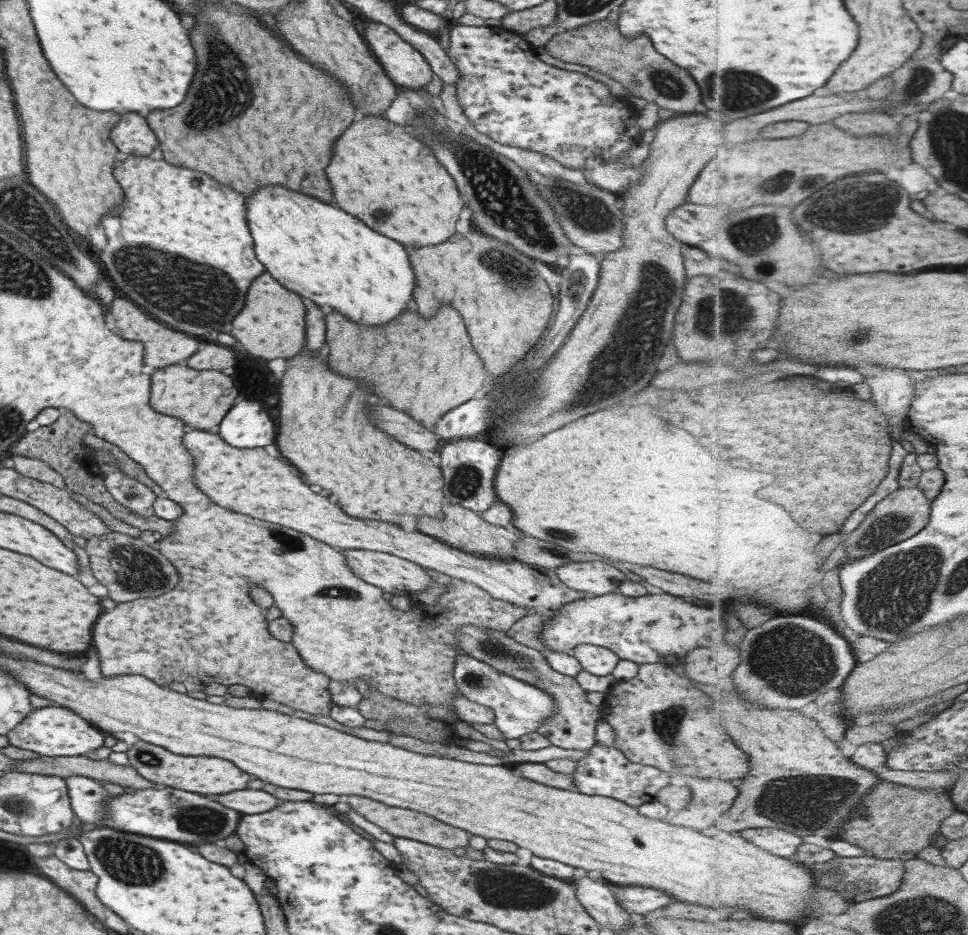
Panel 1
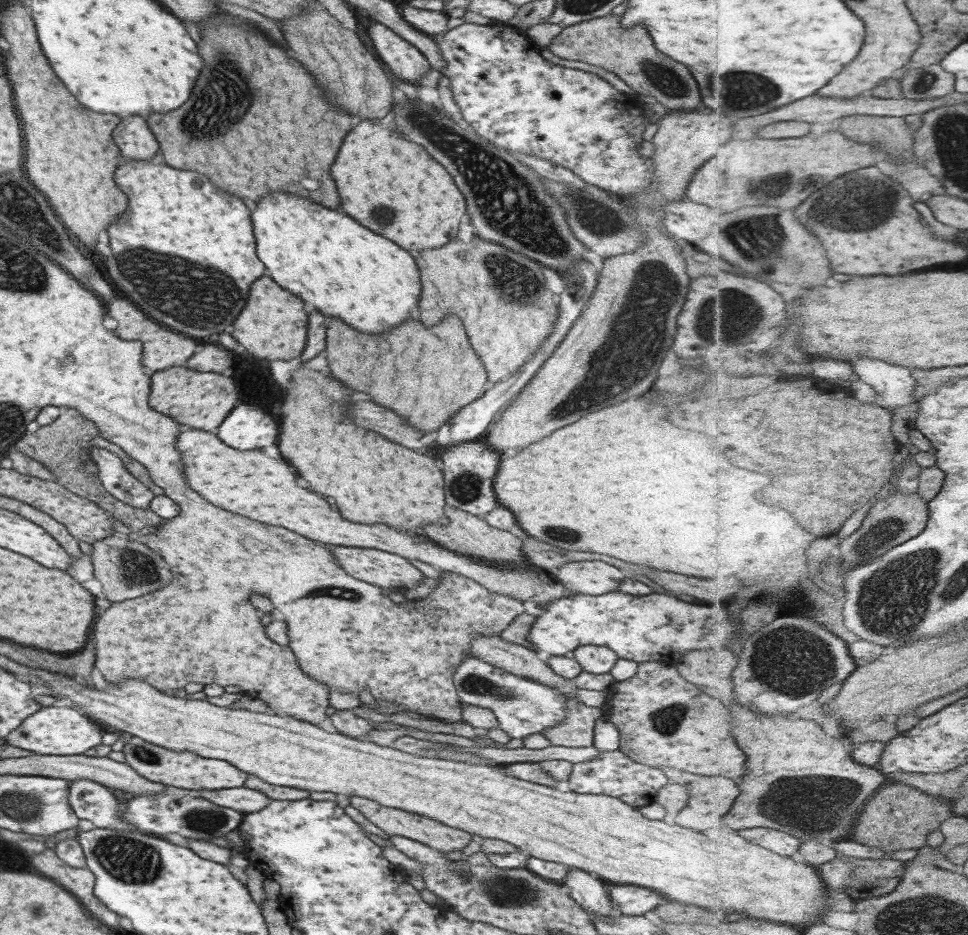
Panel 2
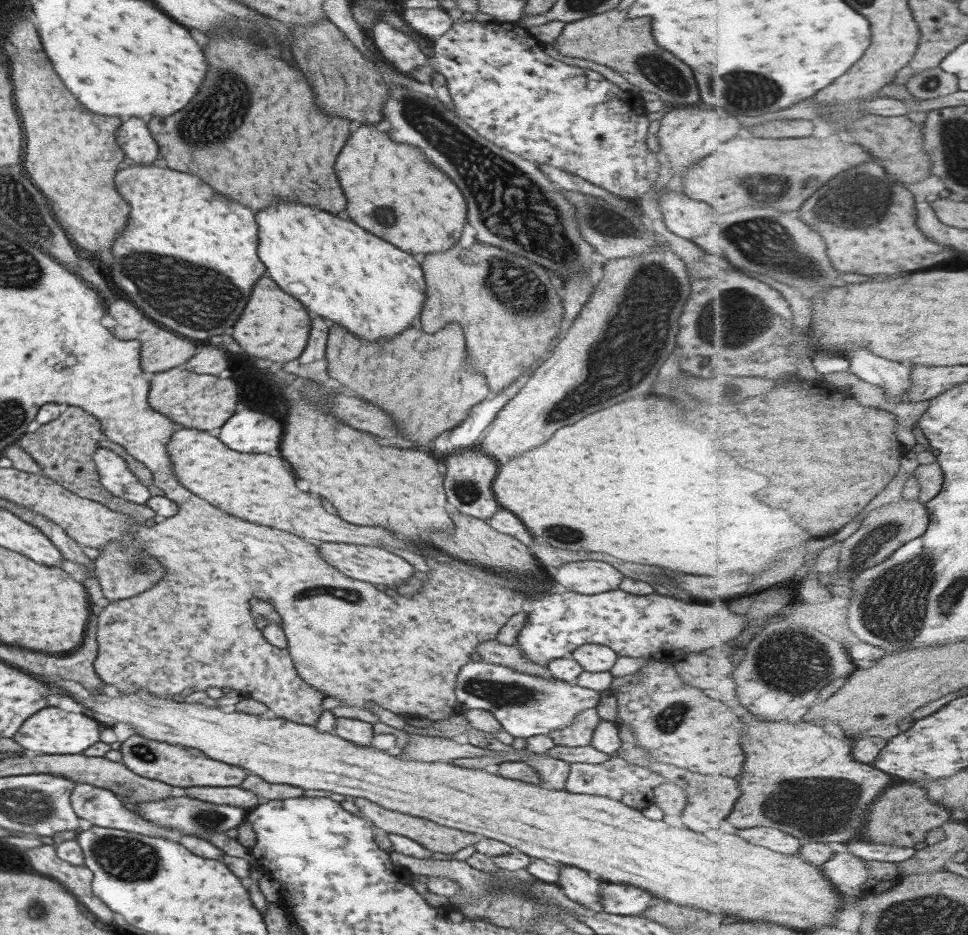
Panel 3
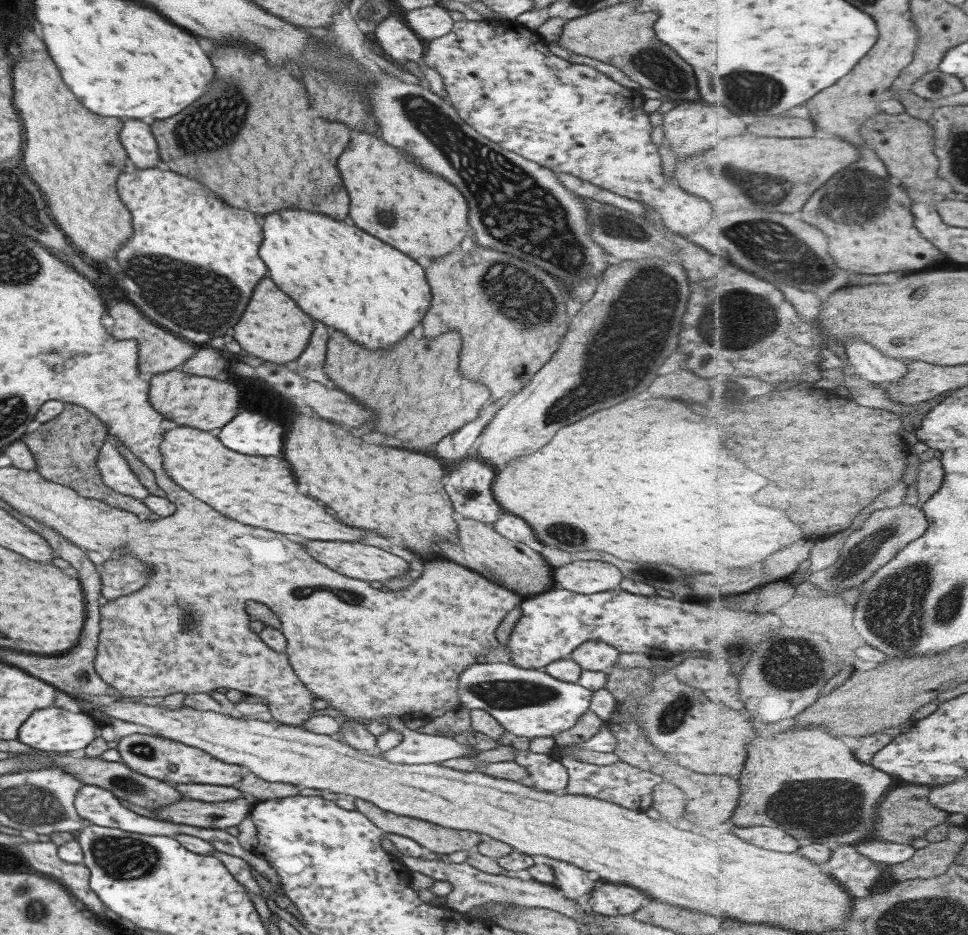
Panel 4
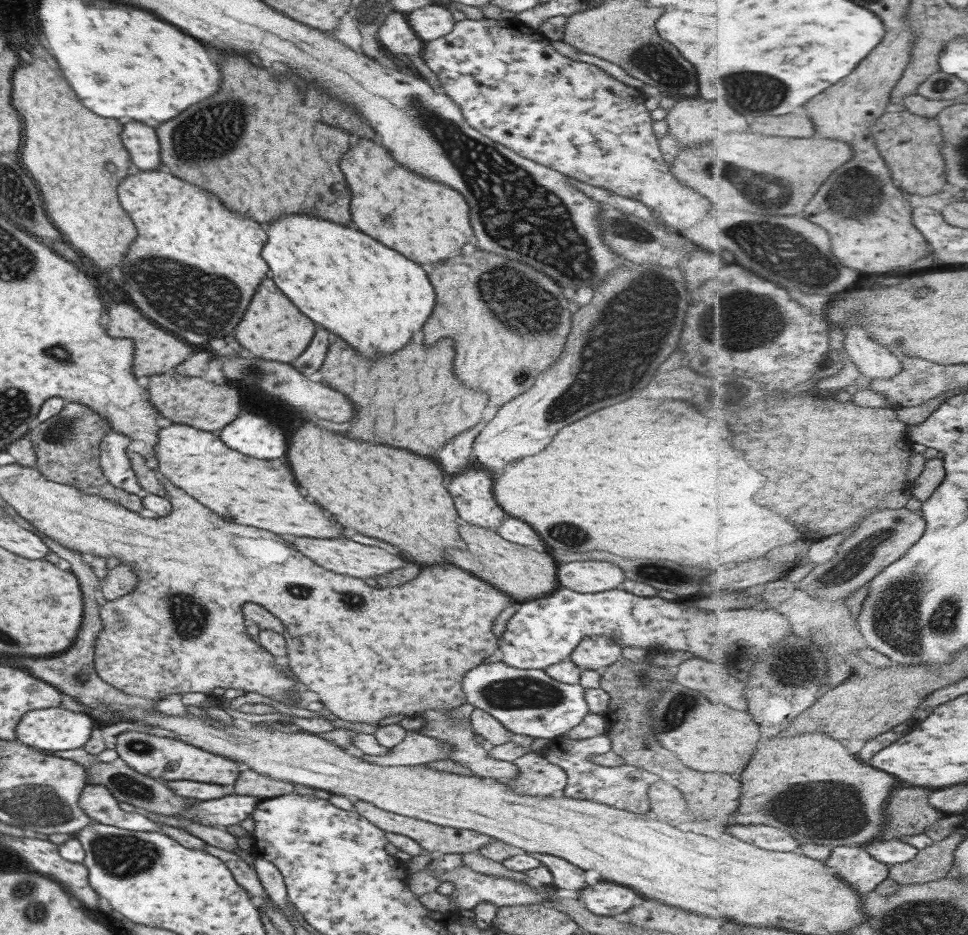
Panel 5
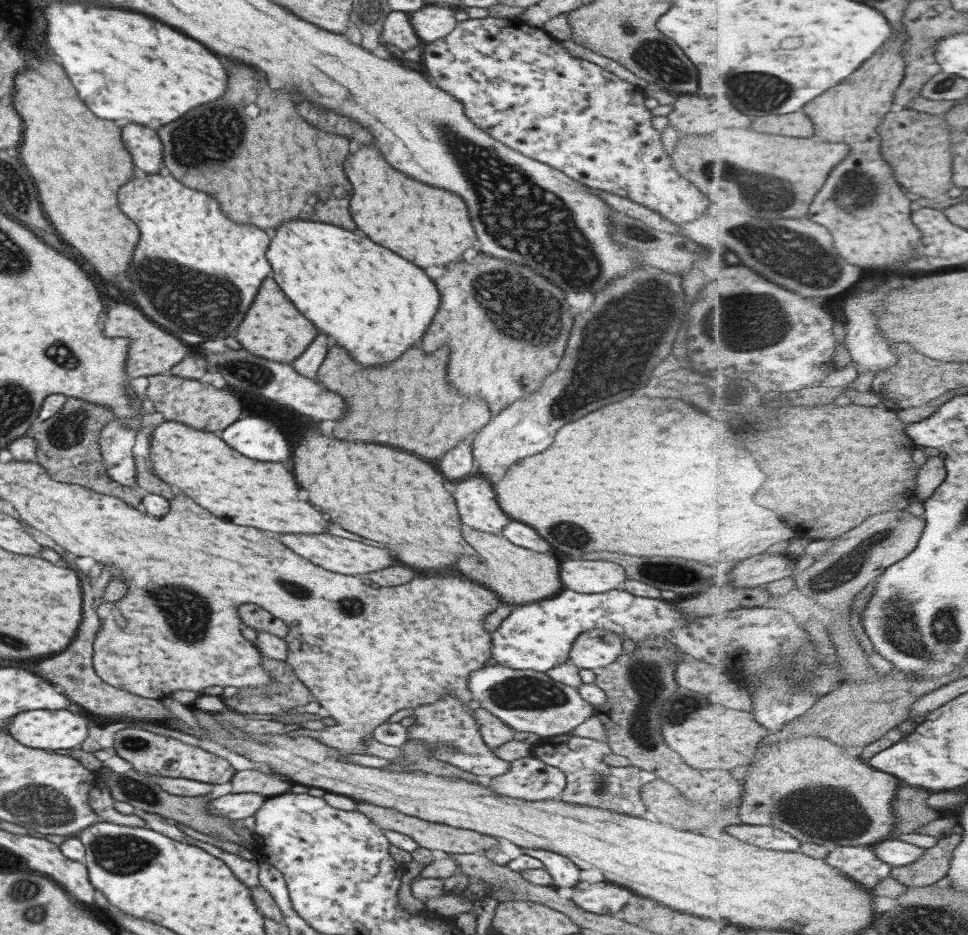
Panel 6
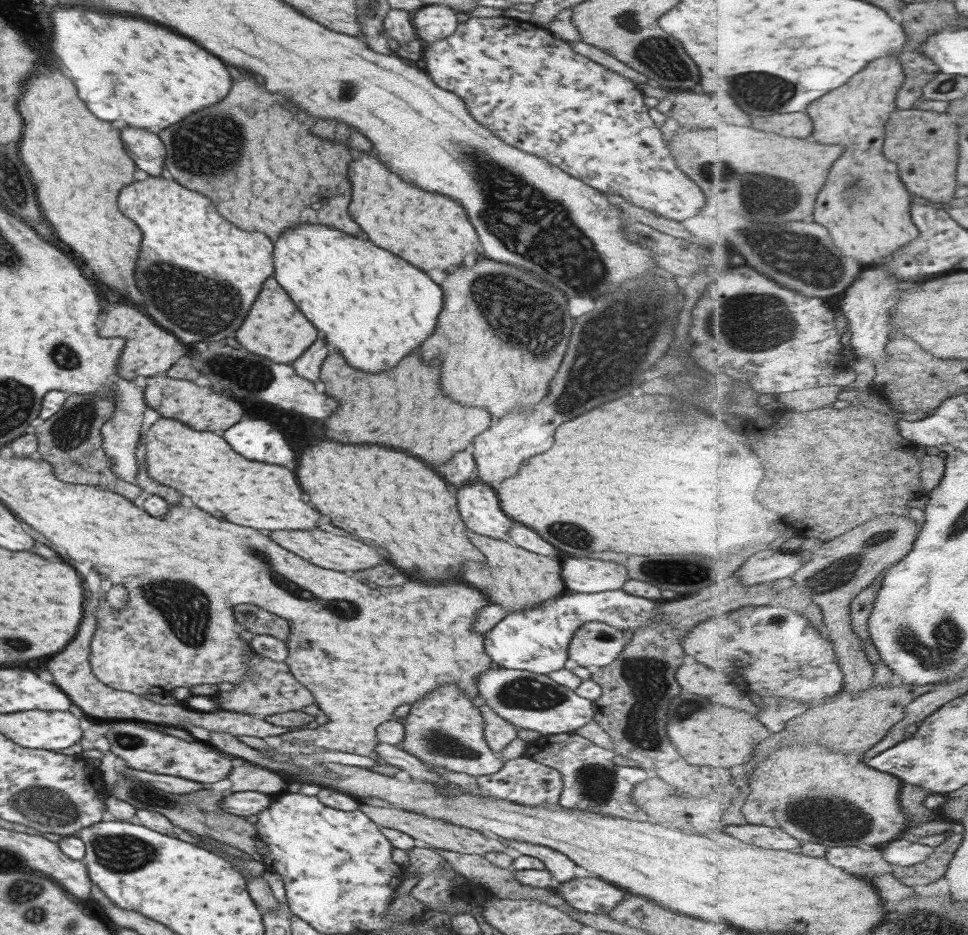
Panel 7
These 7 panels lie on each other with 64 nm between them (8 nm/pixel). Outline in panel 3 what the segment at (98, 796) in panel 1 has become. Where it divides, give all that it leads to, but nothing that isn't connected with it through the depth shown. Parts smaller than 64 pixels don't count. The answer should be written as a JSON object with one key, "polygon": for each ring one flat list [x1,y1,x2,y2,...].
{"polygon":[[85,782,75,783,69,795,69,804,71,804,71,809,73,809,78,818,89,821,93,826,142,834,143,836,149,836,149,838,165,838,165,840,171,840,171,842,180,842,181,830,155,827,153,824,139,818,133,811,125,809,125,806,121,804,121,801,111,791,92,784,85,784]]}

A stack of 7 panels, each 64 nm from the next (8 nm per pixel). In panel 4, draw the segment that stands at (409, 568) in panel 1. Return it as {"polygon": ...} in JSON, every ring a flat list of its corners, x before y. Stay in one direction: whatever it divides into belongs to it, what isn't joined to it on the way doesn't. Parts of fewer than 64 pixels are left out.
{"polygon":[[302,539,301,544,305,547,305,551,317,560,317,562,325,565,327,568,341,573,343,576,348,576,350,579,362,580,367,582,380,582,401,576,407,572,409,568,408,562,401,559,399,556,386,552,375,546,365,545,358,542,341,542,331,540,306,540]]}

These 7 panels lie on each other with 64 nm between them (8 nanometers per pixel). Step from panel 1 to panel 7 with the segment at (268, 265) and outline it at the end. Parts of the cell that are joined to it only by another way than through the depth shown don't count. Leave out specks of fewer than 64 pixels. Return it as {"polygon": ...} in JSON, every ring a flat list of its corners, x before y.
{"polygon":[[297,224,287,228,273,242,273,248,273,278,303,312,303,316,325,336,327,344,339,350,350,367,365,372,391,368,431,334,445,296,441,294,439,286,433,284,421,270,397,258,395,254,373,246,369,240,353,238,335,228,319,224]]}

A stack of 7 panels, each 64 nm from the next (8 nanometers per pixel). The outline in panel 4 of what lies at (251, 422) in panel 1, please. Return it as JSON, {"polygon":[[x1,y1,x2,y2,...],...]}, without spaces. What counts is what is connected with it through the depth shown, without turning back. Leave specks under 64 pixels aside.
{"polygon":[[239,412,217,434,225,448,249,456,277,456,281,436,283,428,279,424,253,412]]}

